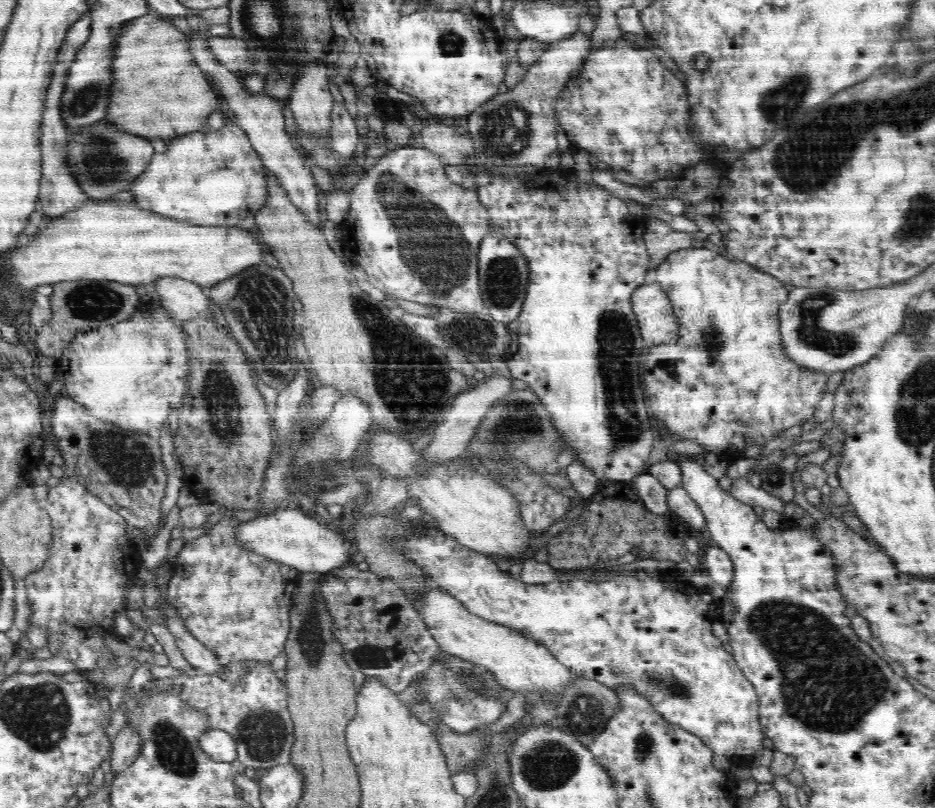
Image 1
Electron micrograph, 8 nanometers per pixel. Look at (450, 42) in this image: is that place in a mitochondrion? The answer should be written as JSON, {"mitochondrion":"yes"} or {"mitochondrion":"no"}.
{"mitochondrion":"yes"}

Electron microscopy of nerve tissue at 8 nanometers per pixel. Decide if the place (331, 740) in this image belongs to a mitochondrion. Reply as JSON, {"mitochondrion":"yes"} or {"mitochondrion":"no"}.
{"mitochondrion":"no"}

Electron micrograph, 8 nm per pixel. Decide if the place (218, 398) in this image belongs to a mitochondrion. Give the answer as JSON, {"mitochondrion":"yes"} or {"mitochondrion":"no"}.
{"mitochondrion":"yes"}

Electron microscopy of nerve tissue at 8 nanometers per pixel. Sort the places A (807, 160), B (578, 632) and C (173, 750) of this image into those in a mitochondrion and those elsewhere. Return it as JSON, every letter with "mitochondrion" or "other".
{"A":"mitochondrion","B":"other","C":"mitochondrion"}

